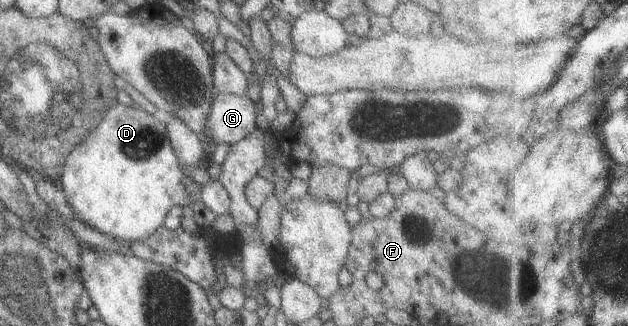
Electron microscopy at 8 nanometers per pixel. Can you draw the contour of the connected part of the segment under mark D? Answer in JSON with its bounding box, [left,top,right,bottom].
[56,101,192,242]

